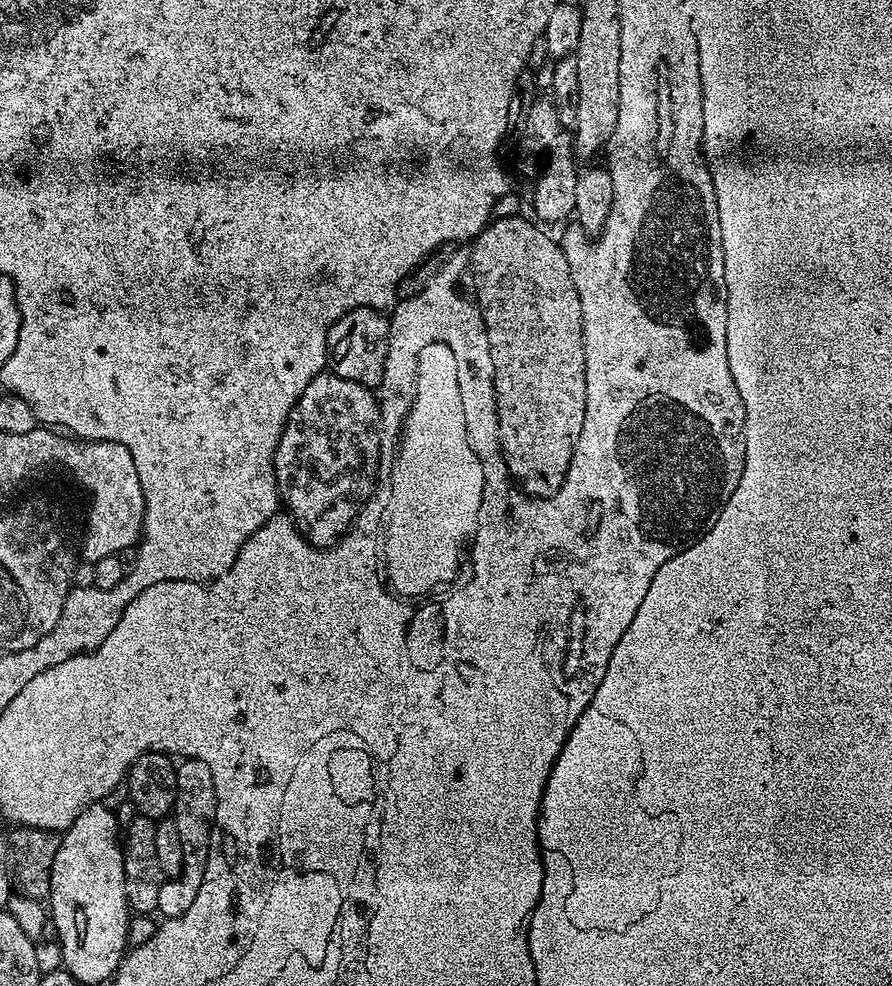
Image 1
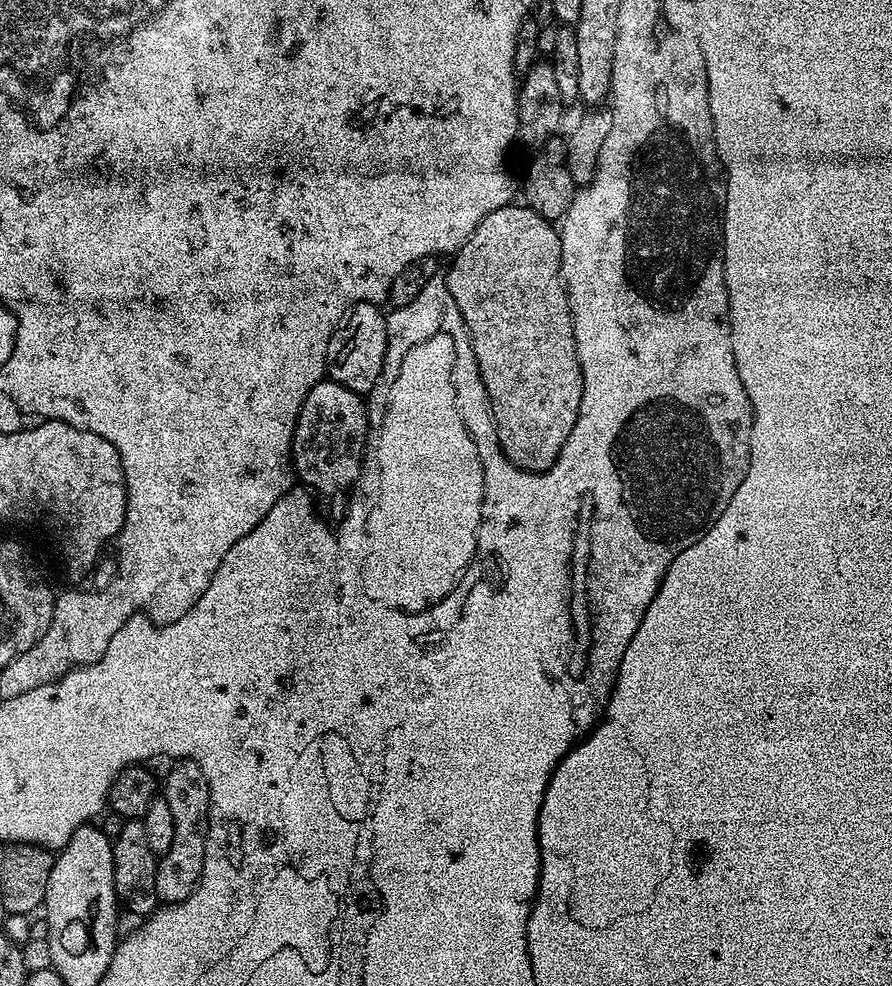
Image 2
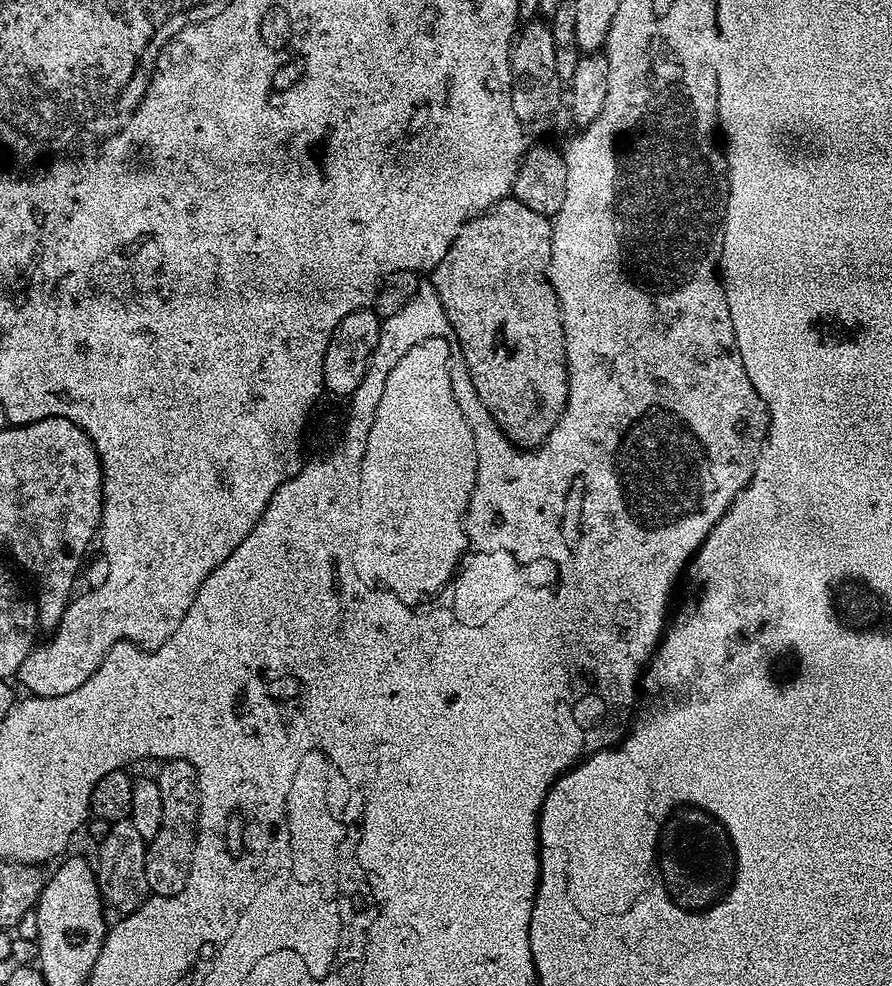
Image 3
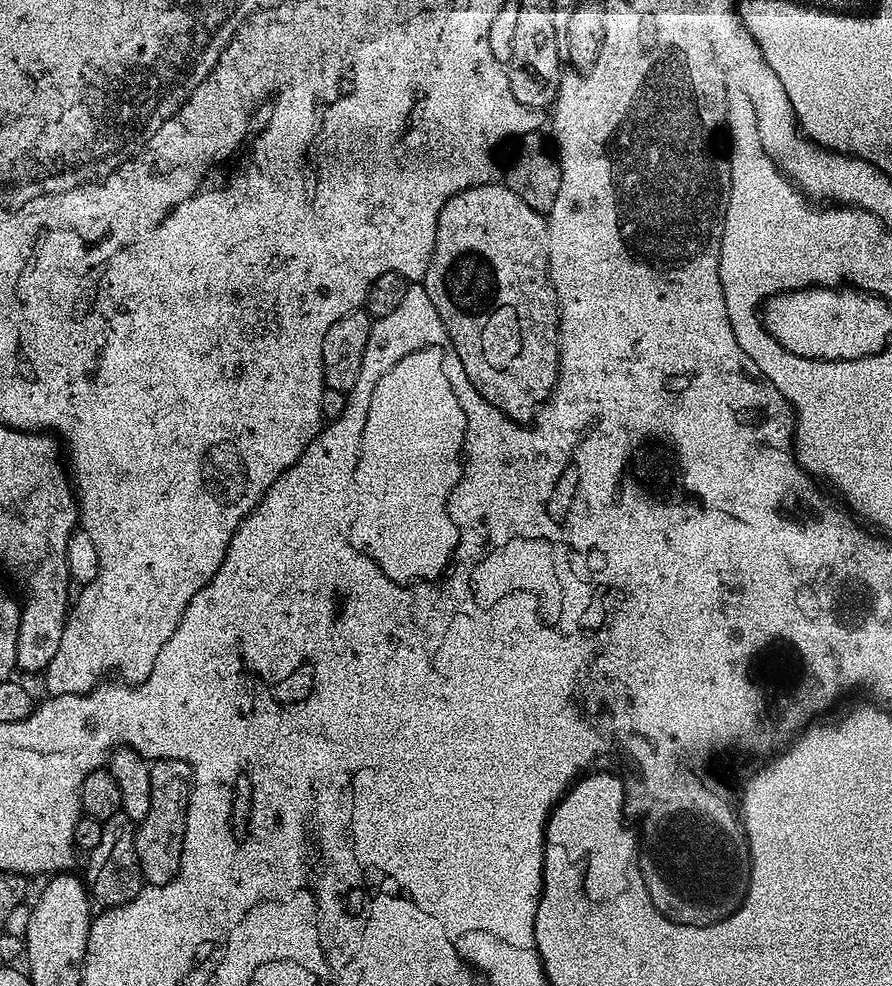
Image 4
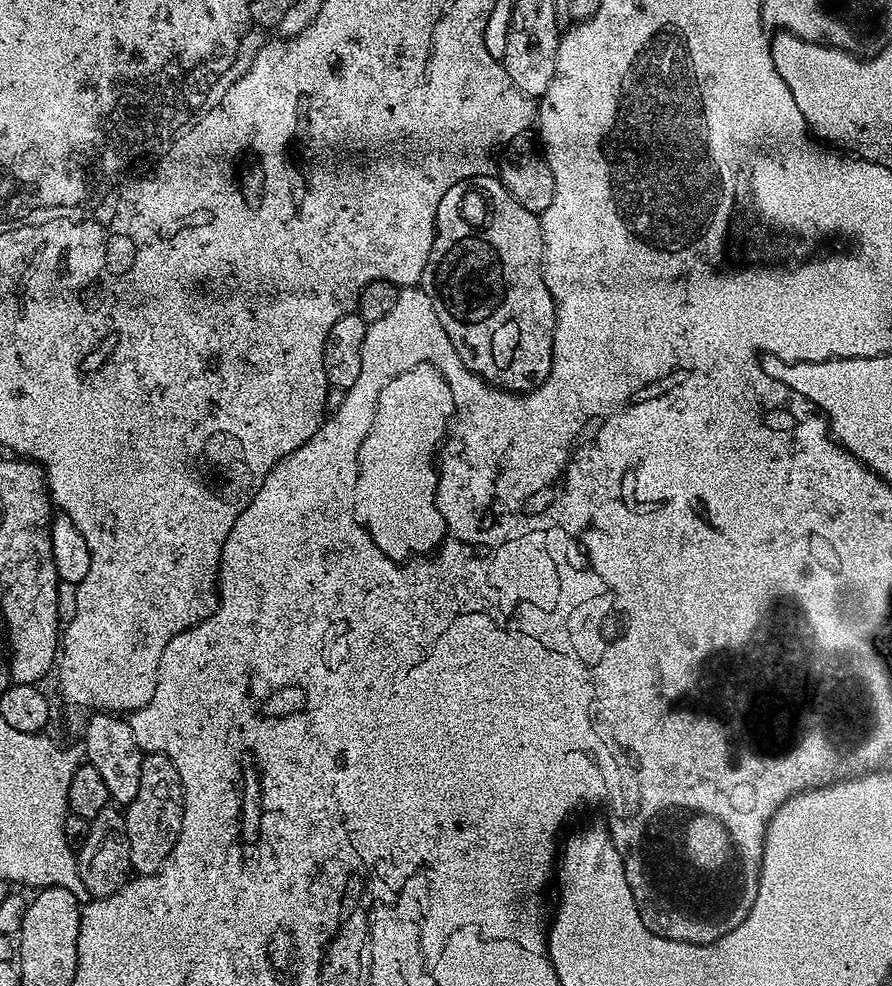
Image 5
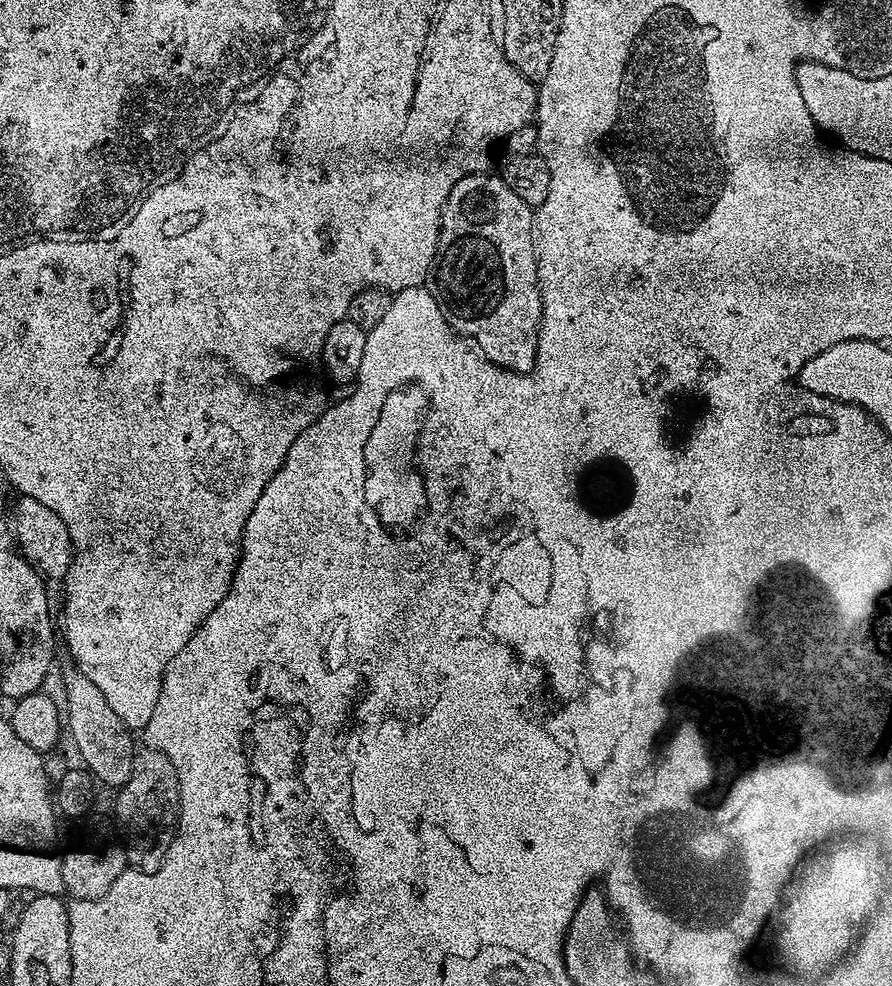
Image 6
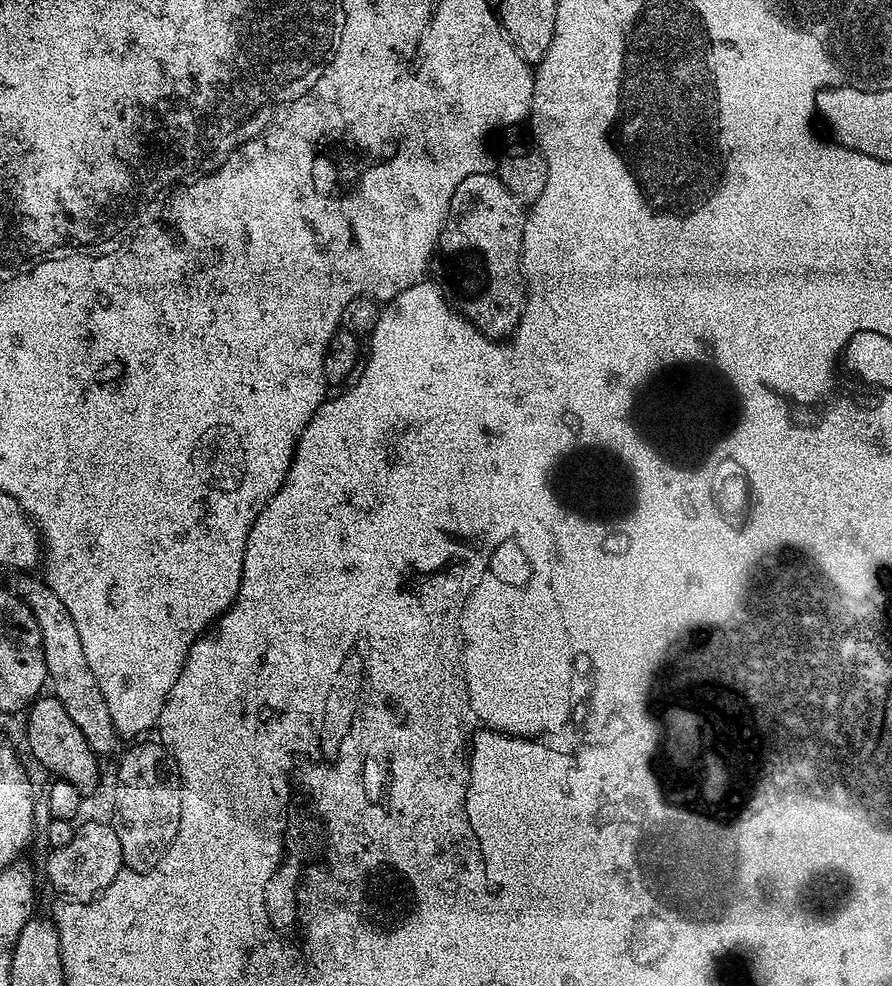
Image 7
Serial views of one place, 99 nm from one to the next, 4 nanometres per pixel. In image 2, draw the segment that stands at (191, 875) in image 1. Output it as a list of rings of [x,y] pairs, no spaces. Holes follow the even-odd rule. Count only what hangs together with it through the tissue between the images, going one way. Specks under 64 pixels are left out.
[[[176,760],[173,765],[168,777],[162,780],[162,798],[170,806],[170,815],[174,817],[174,840],[170,842],[170,850],[157,859],[154,874],[156,899],[165,905],[190,898],[200,885],[208,833],[208,783],[206,774],[202,774],[202,766],[193,760]]]

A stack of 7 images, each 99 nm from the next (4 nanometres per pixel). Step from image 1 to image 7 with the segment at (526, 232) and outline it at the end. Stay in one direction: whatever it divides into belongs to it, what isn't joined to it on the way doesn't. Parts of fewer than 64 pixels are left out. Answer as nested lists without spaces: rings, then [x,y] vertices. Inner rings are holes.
[[[492,172],[470,174],[470,178],[465,178],[458,190],[454,190],[454,198],[450,198],[448,217],[440,231],[440,240],[436,243],[434,280],[440,293],[465,320],[469,320],[482,335],[492,340],[503,341],[511,337],[524,313],[526,285],[520,255],[525,215],[525,205],[520,204],[518,198],[506,190],[506,186],[502,186],[499,176]]]

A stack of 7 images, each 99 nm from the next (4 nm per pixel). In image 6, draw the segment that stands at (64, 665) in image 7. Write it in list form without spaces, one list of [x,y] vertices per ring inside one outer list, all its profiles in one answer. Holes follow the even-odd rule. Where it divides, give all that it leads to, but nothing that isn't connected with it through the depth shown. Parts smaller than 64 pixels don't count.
[[[68,666],[64,672],[64,700],[62,696],[62,708],[66,713],[66,732],[72,735],[72,744],[76,747],[76,752],[81,756],[83,767],[92,773],[93,777],[101,785],[109,784],[112,790],[118,790],[130,778],[130,770],[134,770],[134,758],[138,751],[138,745],[132,741],[134,736],[133,729],[127,728],[122,722],[122,718],[118,718],[118,714],[114,714],[114,709],[110,706],[110,702],[106,702],[106,697],[102,695],[102,690],[98,690],[98,686],[94,686],[94,682],[90,682],[80,669],[75,666]]]

